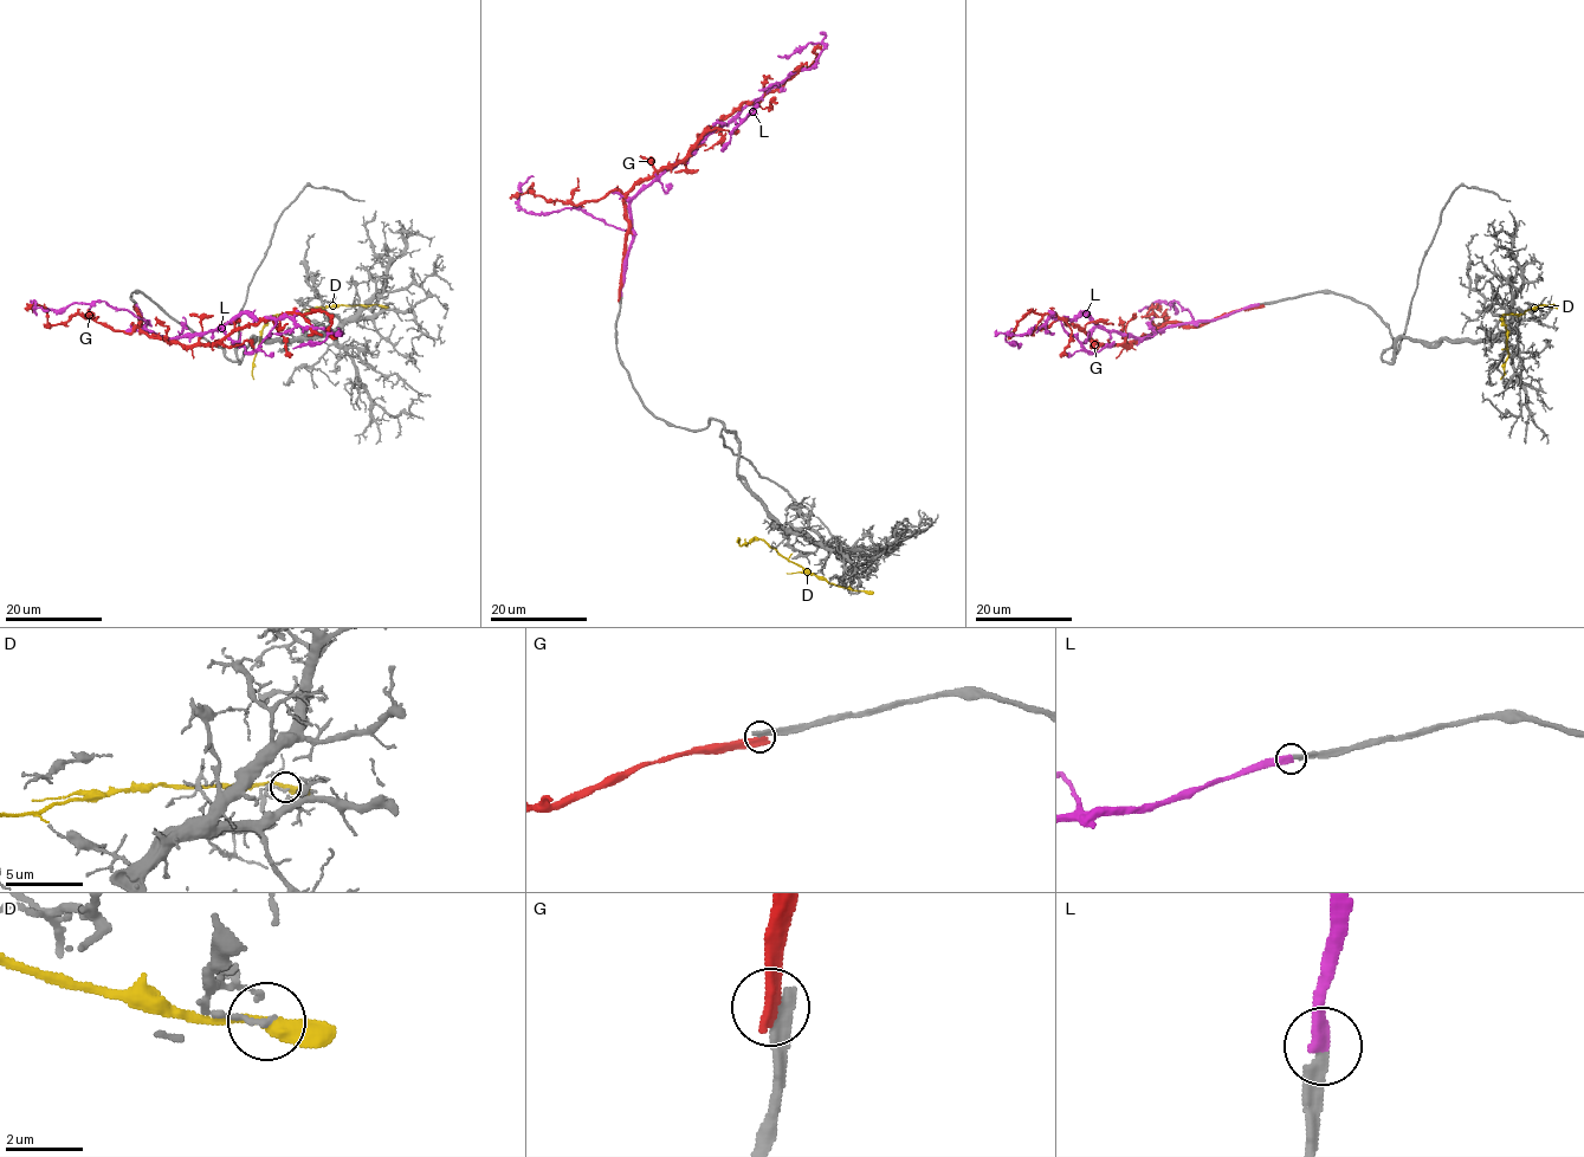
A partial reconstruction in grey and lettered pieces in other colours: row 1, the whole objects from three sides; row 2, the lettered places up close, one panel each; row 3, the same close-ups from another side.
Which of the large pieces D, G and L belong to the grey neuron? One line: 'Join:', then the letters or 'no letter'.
Join: L

